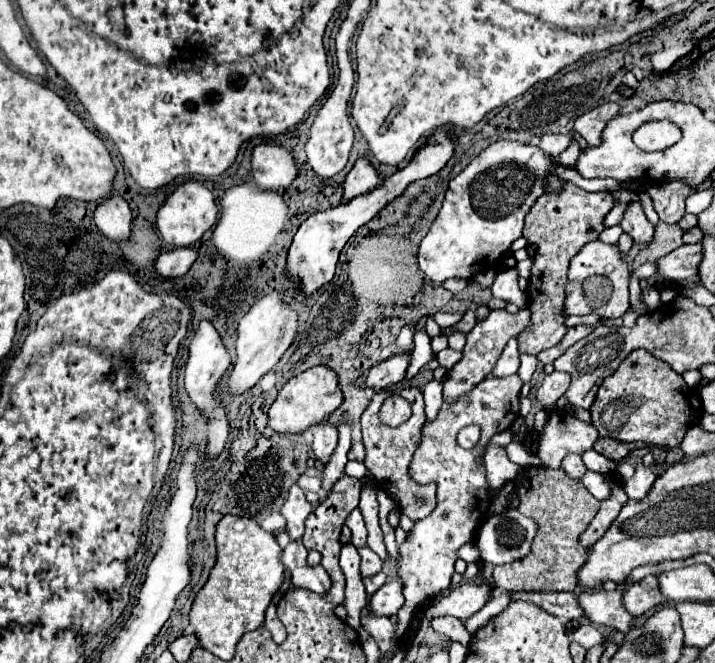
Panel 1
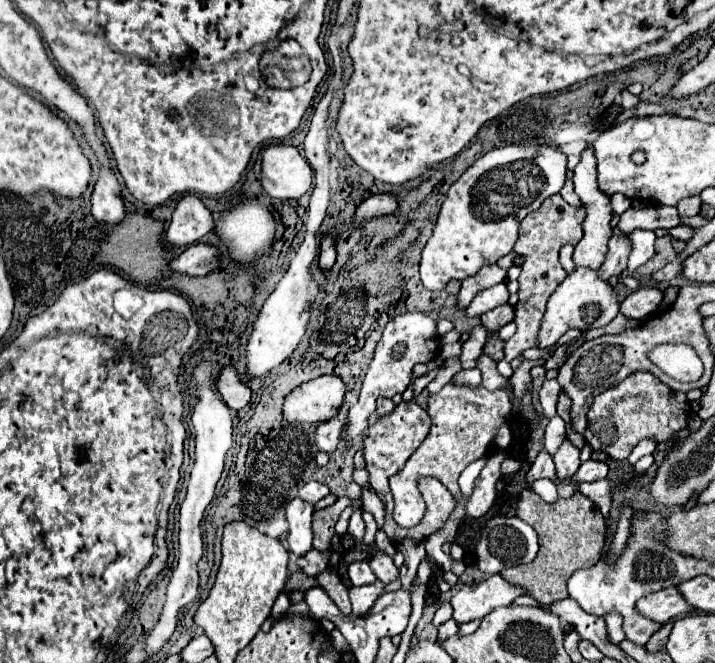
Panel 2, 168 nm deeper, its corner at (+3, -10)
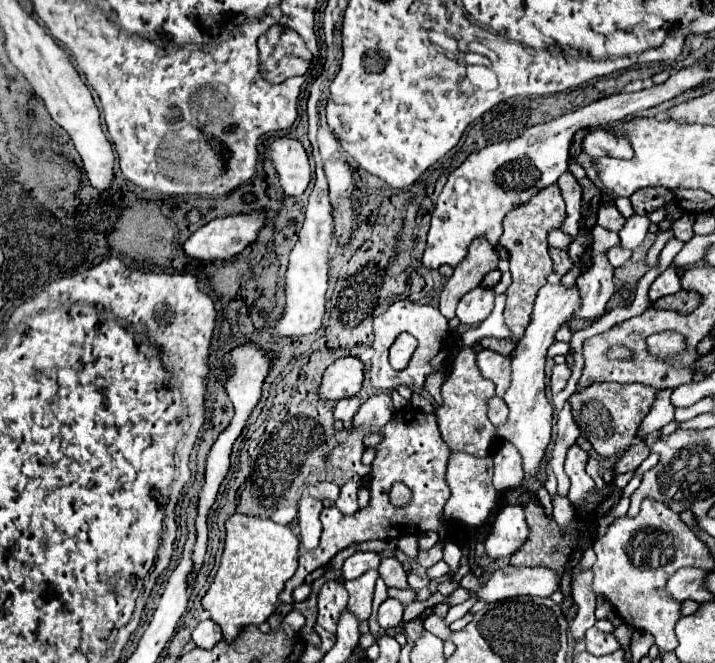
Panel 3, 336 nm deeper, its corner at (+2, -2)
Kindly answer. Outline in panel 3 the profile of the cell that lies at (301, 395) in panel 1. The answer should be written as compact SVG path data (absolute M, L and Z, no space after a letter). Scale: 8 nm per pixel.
M340 358L330 364L322 376L322 384L318 388L318 396L322 400L344 400L352 398L360 392L364 378L364 364L358 358Z

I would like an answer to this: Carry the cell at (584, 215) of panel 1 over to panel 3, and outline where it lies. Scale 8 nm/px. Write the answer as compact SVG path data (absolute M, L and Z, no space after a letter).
M556 184L544 188L530 202L526 202L526 204L518 206L516 210L512 210L510 214L506 214L504 234L502 234L500 244L510 252L508 262L510 262L510 272L512 272L512 284L506 290L508 300L506 300L504 320L516 340L520 340L524 336L538 290L546 284L546 278L554 272L554 262L552 262L550 250L548 250L548 232L558 230L562 226L564 218L566 218L566 204L560 194L560 188Z

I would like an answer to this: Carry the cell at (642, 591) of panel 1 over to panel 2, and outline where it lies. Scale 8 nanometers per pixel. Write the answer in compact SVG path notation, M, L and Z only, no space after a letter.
M671 586L671 588L663 588L659 592L653 592L653 594L639 598L637 610L647 618L665 624L671 618L691 614L693 606L685 602L685 598L677 590L677 586Z

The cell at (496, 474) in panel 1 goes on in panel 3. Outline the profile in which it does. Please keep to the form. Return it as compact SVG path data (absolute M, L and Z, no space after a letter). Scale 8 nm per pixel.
M460 452L450 454L446 482L452 490L452 496L444 506L444 518L464 522L466 526L480 526L488 518L490 510L496 504L496 490L492 486L492 468L494 468L492 456L478 460L474 456L466 456L466 454L460 454Z

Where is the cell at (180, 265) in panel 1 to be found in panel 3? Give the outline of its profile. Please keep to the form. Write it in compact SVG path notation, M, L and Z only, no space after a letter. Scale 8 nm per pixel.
M264 214L226 216L198 228L186 242L184 252L194 260L226 260L256 240Z

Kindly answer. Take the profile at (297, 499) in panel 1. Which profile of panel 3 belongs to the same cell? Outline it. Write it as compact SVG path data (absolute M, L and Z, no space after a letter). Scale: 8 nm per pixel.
M304 494L298 502L298 538L304 550L312 550L320 542L322 534L322 524L320 524L320 512L322 512L322 502L312 498L310 494Z

